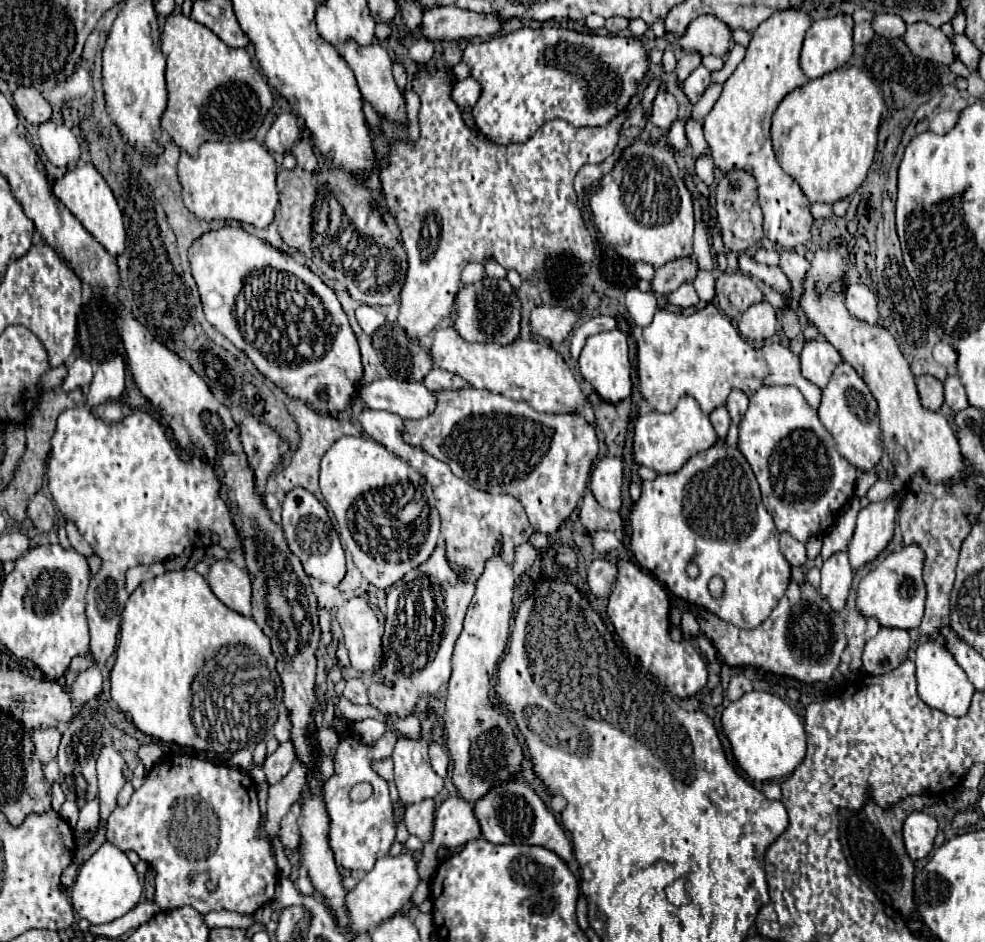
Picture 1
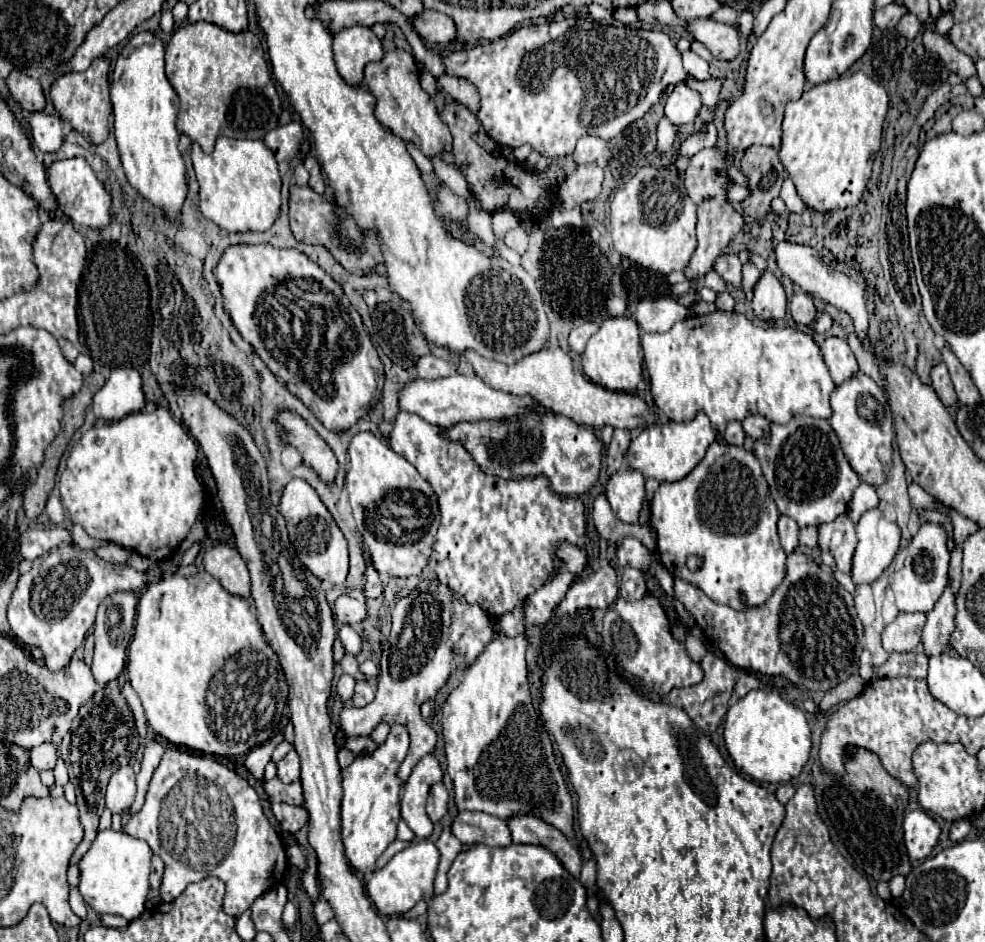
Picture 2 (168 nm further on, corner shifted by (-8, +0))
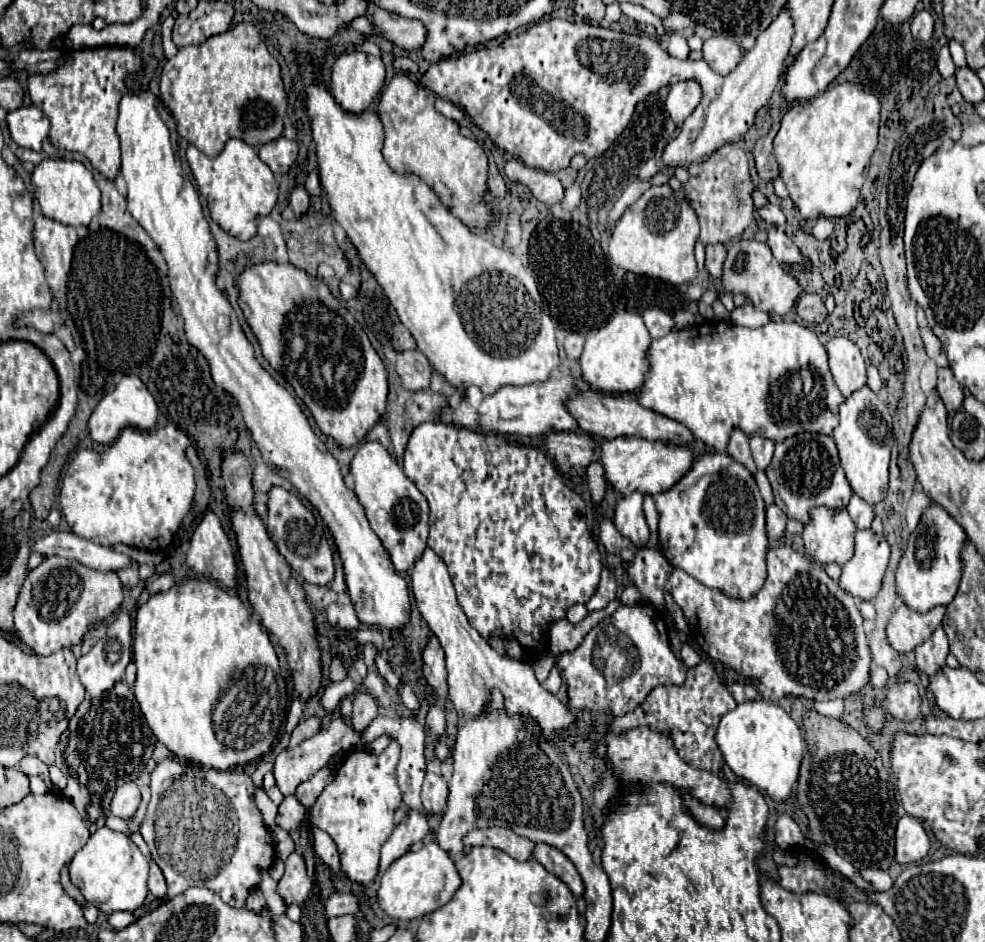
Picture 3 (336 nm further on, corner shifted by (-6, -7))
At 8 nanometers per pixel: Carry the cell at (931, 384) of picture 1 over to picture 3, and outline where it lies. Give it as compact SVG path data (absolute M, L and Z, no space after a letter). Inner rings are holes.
M938 368L938 388L936 390L948 412L956 412L962 406L964 402L962 386L958 384L950 368Z

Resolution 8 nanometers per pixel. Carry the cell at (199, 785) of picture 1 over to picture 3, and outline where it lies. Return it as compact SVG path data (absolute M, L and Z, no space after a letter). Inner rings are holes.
M164 758L152 772L150 780L152 798L146 818L140 826L140 834L146 840L152 860L164 872L168 892L164 900L170 900L190 886L204 886L214 890L228 906L244 908L248 894L260 884L262 870L274 864L276 852L272 836L262 822L262 816L254 804L254 784L246 772L220 772L206 770L198 764L186 764L176 758Z

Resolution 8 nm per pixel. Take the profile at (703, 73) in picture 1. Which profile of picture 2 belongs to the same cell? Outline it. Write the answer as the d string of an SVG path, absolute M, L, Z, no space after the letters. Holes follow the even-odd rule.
M688 49L688 51L684 51L684 53L686 53L686 55L682 57L682 59L684 59L684 69L686 69L688 73L692 73L694 77L698 77L700 81L710 79L708 63L706 63L704 59L700 59L692 49Z

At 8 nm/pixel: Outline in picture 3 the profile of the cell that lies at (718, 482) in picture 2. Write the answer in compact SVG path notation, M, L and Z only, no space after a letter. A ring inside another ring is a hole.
M702 454L678 484L656 496L656 510L660 516L658 548L674 568L684 570L704 586L722 590L728 598L752 598L764 586L766 554L770 548L766 538L766 504L746 466L734 462L728 454Z

